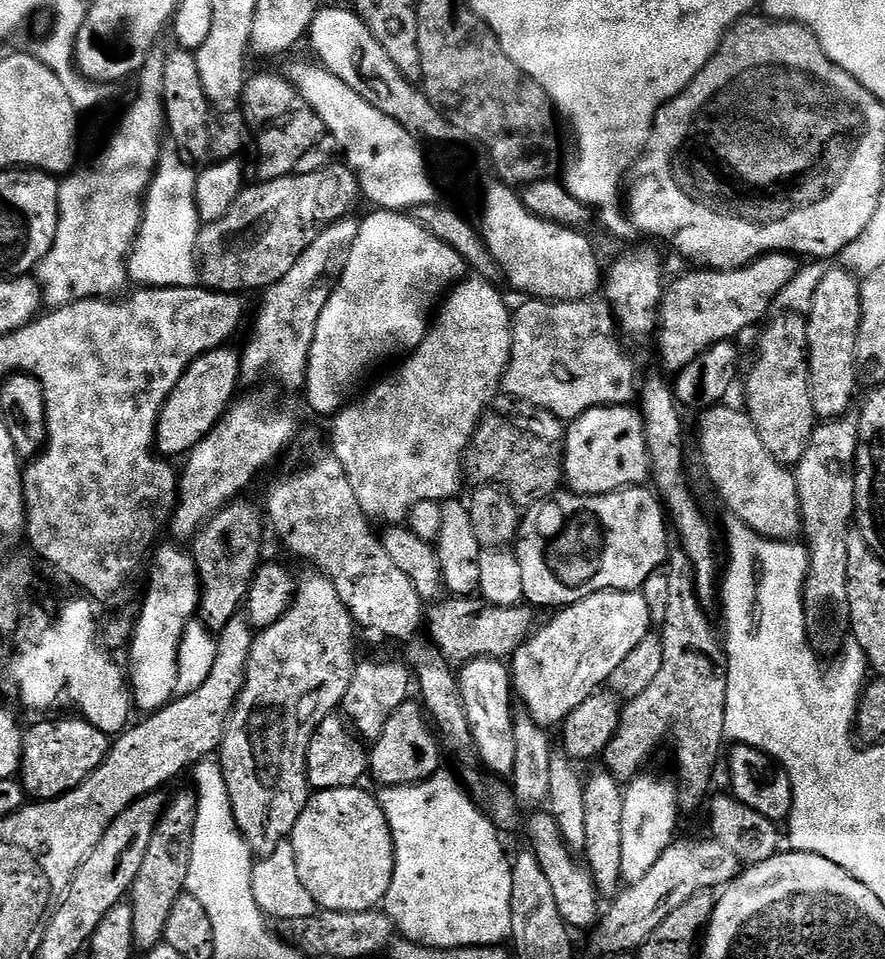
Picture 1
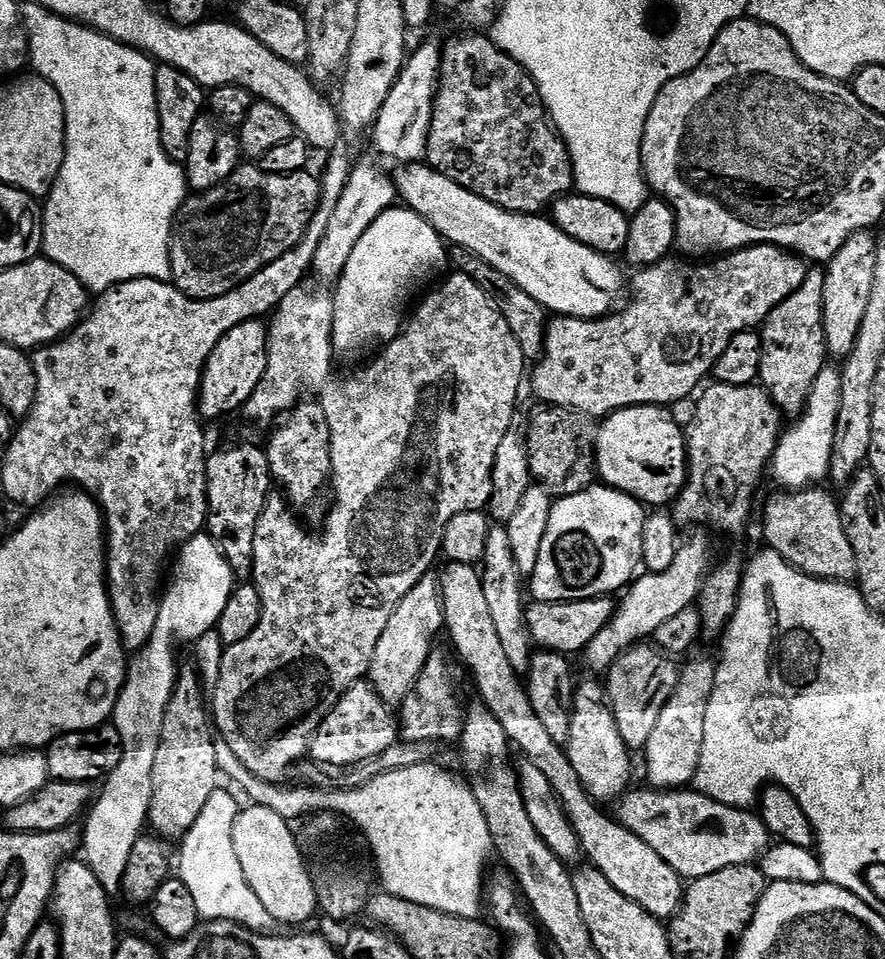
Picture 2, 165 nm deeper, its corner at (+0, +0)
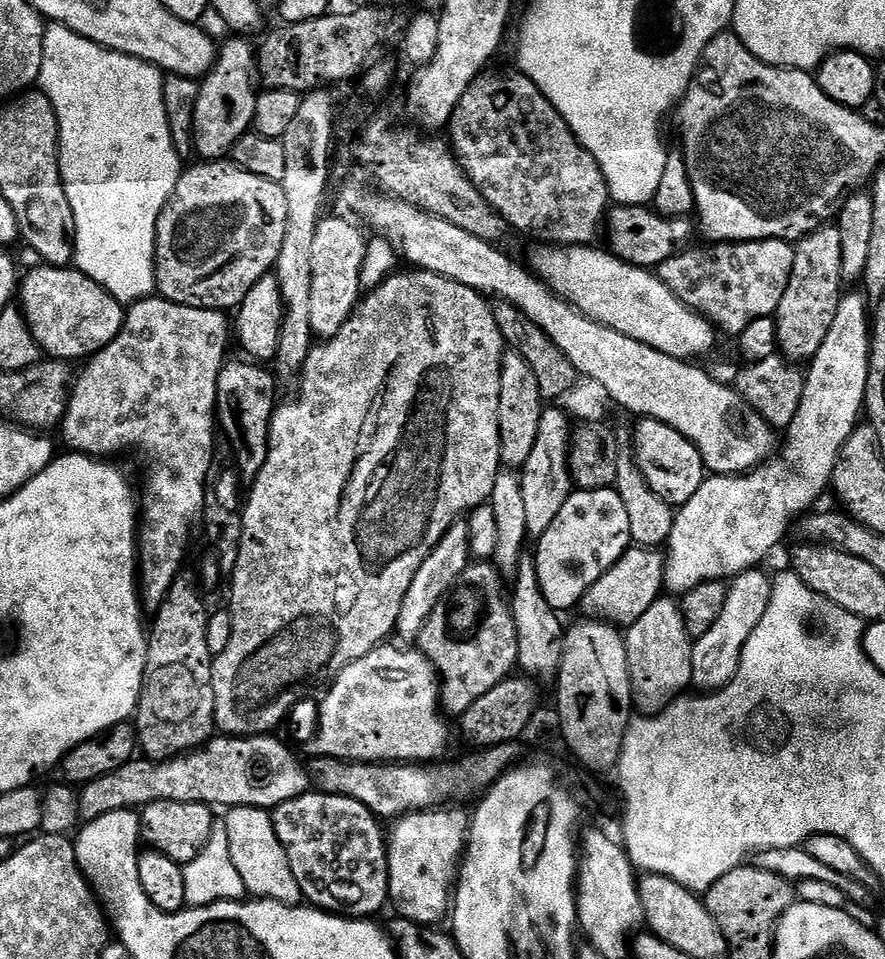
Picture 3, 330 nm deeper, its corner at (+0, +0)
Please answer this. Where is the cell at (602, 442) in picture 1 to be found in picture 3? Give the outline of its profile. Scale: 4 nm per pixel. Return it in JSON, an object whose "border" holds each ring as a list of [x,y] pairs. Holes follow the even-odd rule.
{"border":[[[644,418],[638,424],[634,455],[638,470],[642,470],[650,490],[654,490],[654,494],[673,506],[694,498],[694,494],[698,494],[698,486],[702,486],[706,479],[706,469],[699,450],[678,430],[664,422]]]}

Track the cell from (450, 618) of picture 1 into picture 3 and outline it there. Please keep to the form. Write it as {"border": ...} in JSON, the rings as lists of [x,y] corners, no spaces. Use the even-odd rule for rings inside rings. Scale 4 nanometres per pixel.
{"border":[[[629,546],[624,552],[624,557],[614,562],[614,566],[610,566],[610,570],[606,570],[606,574],[602,574],[602,578],[598,578],[598,582],[594,582],[590,590],[586,590],[578,605],[579,611],[584,611],[585,617],[607,620],[609,624],[627,630],[662,596],[665,591],[665,570],[666,556],[660,548]]]}

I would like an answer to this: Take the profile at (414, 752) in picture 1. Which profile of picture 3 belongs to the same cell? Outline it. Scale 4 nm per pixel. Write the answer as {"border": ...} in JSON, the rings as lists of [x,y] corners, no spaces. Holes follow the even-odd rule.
{"border":[[[472,562],[454,582],[451,590],[434,606],[428,615],[426,626],[418,637],[419,651],[424,653],[434,667],[440,678],[440,703],[443,711],[458,718],[482,694],[494,690],[513,675],[514,669],[519,665],[518,658],[518,630],[514,626],[512,605],[509,593],[506,591],[506,580],[499,568],[492,562]]]}

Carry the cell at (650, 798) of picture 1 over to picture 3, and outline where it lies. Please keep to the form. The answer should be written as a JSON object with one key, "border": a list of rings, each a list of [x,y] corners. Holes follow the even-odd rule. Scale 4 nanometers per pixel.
{"border":[[[759,567],[748,568],[731,577],[726,594],[726,606],[722,606],[722,614],[718,614],[718,622],[706,630],[706,634],[695,637],[692,645],[693,676],[691,687],[701,693],[716,692],[725,688],[738,674],[738,666],[742,658],[742,650],[754,634],[754,626],[762,622],[766,614],[766,606],[770,606],[773,577],[760,572]]]}

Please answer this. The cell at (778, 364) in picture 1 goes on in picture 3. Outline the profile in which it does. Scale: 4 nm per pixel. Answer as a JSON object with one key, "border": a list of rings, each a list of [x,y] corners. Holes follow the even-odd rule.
{"border":[[[821,226],[794,244],[794,266],[782,302],[774,313],[779,351],[793,362],[811,361],[834,323],[834,314],[846,281],[842,274],[842,234],[839,227]]]}

